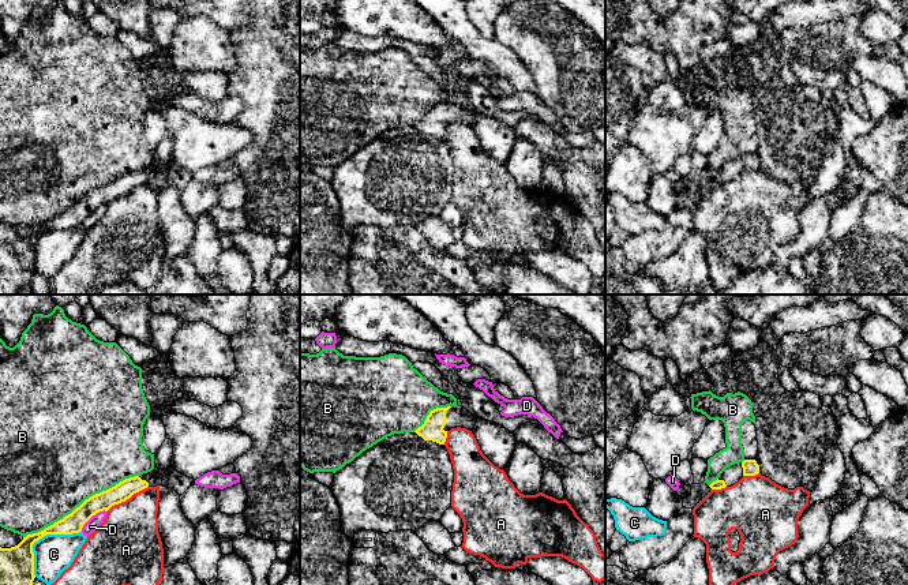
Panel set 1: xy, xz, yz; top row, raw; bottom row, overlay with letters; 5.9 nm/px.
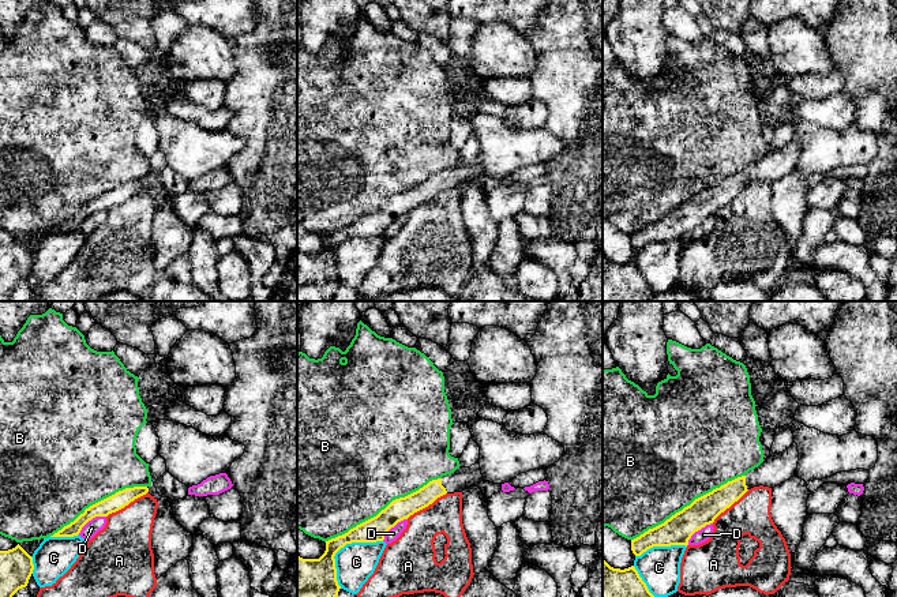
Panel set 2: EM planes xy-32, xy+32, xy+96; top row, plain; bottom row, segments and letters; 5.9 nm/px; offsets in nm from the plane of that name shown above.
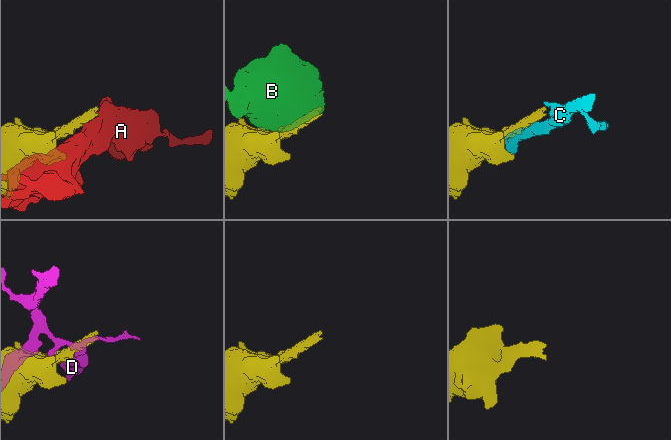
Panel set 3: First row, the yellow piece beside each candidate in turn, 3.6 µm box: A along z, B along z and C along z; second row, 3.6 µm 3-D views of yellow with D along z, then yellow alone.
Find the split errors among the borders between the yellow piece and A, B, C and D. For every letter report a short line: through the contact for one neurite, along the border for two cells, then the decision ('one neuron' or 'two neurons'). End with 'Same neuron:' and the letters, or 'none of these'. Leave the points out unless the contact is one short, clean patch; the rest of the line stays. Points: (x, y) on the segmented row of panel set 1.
A: two neurons
B: two neurons
C: two neurons
D: two neurons
Same neuron: none of these

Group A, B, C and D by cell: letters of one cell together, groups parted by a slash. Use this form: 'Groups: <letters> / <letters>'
Groups: A / B / C / D

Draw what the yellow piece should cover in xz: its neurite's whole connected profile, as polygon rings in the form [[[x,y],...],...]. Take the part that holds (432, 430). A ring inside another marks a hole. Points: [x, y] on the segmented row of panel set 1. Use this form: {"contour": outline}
{"contour": [[[462,406],[436,408],[429,412],[424,424],[414,432],[424,440],[432,440],[444,445],[447,432],[451,428],[466,428],[473,431],[477,416],[469,413]]]}

